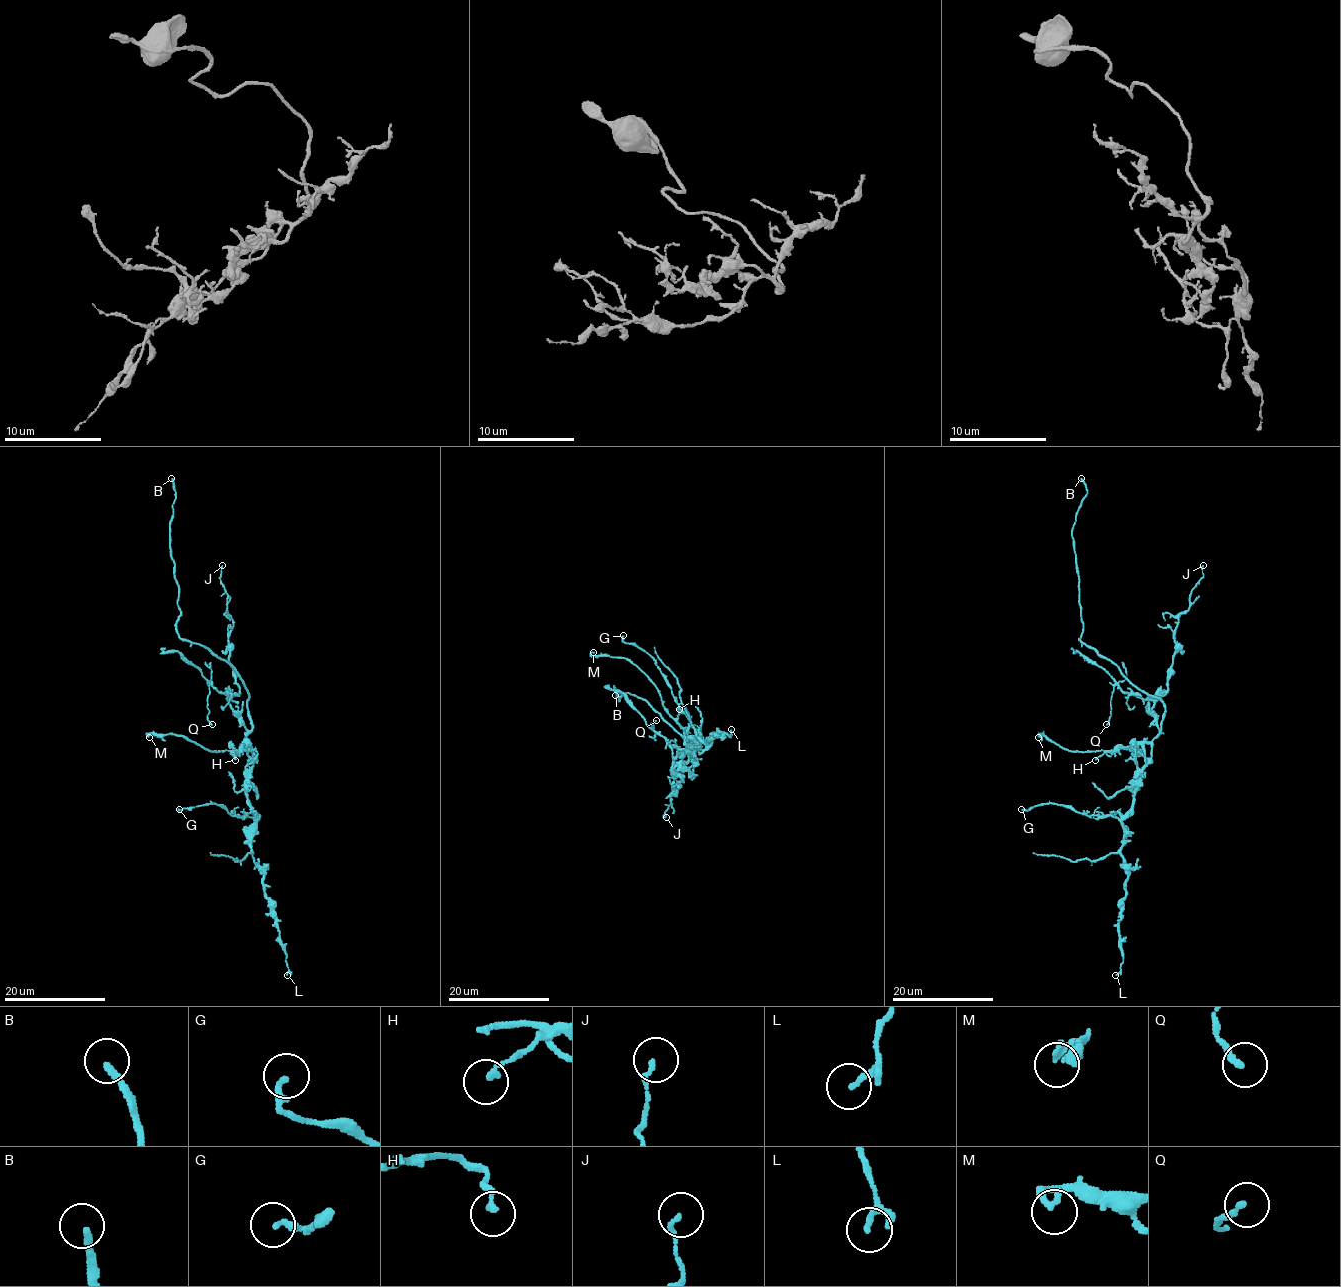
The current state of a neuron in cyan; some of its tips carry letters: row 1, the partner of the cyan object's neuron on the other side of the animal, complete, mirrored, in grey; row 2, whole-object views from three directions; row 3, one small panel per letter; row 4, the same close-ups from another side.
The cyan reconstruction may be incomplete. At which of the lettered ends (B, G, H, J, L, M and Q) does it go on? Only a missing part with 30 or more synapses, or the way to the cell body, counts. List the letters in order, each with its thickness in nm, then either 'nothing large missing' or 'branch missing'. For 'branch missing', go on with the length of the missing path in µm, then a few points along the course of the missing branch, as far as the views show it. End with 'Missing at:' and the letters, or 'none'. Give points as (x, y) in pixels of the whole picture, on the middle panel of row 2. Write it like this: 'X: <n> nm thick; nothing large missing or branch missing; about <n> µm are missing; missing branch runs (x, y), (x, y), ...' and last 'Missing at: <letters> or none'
B: 240 nm thick; branch missing; about 35 µm are missing; missing branch runs (615, 695), (612, 675), (596, 663), (594, 656), (596, 651), (607, 651), (609, 647)
G: 240 nm thick; nothing large missing
H: 170 nm thick; nothing large missing
J: 150 nm thick; nothing large missing
L: 170 nm thick; nothing large missing
M: 220 nm thick; nothing large missing
Q: 200 nm thick; nothing large missing
Missing at: B

